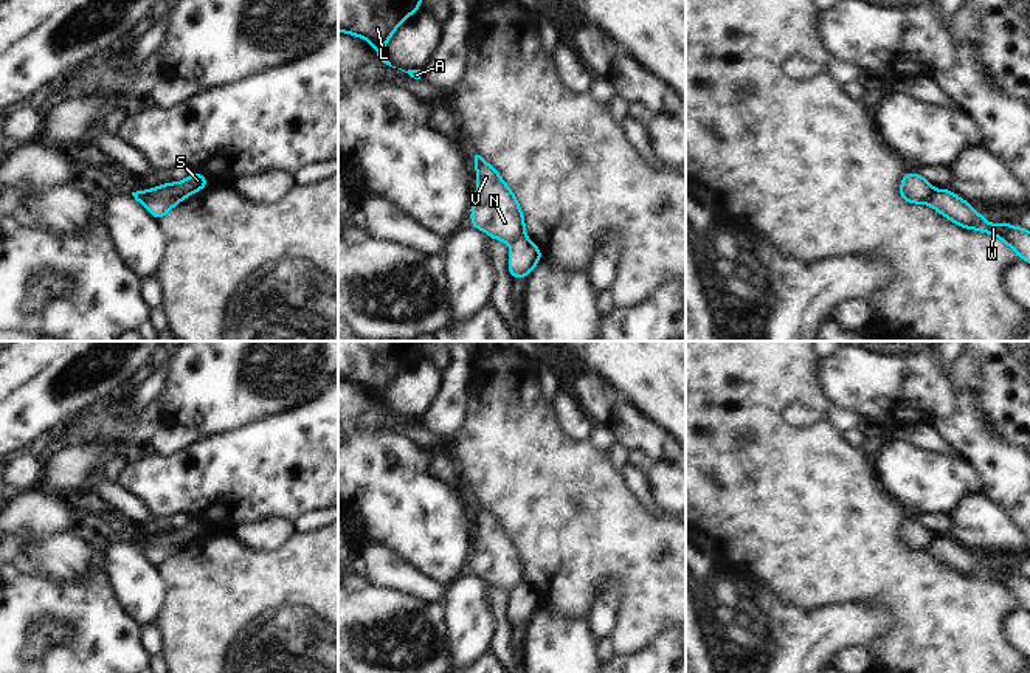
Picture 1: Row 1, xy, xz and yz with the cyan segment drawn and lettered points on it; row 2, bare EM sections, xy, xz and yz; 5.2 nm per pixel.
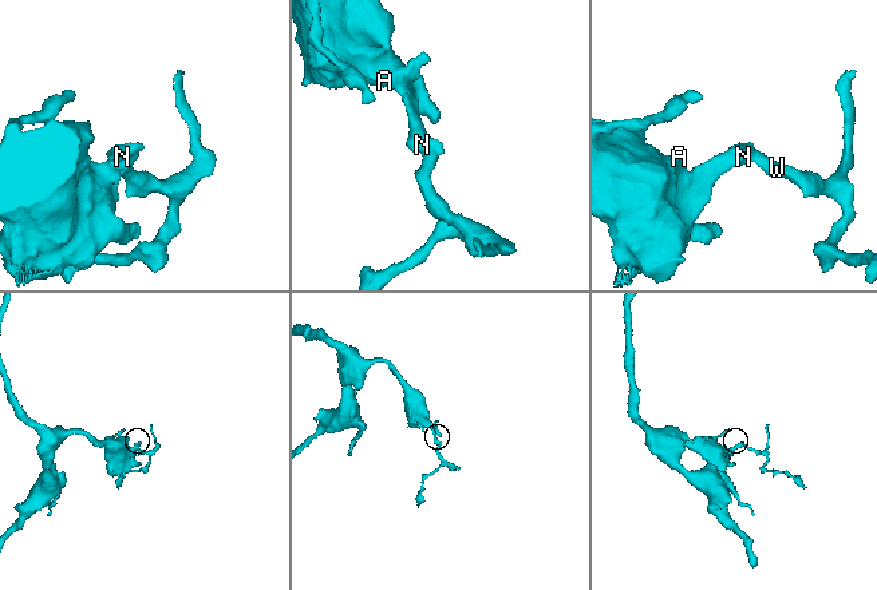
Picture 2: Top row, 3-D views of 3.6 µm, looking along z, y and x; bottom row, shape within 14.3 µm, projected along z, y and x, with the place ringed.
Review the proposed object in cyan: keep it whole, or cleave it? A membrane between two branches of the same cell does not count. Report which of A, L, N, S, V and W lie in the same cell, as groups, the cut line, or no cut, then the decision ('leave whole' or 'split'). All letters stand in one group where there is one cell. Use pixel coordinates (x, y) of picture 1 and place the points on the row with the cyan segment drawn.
groups A L N S V / W; cut yz (934, 188), (926, 203); split

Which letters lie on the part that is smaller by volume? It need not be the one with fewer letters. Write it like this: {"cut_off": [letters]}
{"cut_off": ["W"]}

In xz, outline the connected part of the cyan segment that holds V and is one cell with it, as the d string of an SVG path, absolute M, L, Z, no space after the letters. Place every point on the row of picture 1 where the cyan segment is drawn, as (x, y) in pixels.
M475 155L476 194L470 211L470 225L490 239L507 245L526 236L524 212L498 169L481 155Z

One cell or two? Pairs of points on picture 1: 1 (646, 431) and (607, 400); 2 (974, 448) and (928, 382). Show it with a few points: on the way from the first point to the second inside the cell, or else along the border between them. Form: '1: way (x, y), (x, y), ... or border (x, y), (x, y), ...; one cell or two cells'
1: way (636, 430), (616, 410); one cell
2: way (964, 431), (933, 399); one cell

